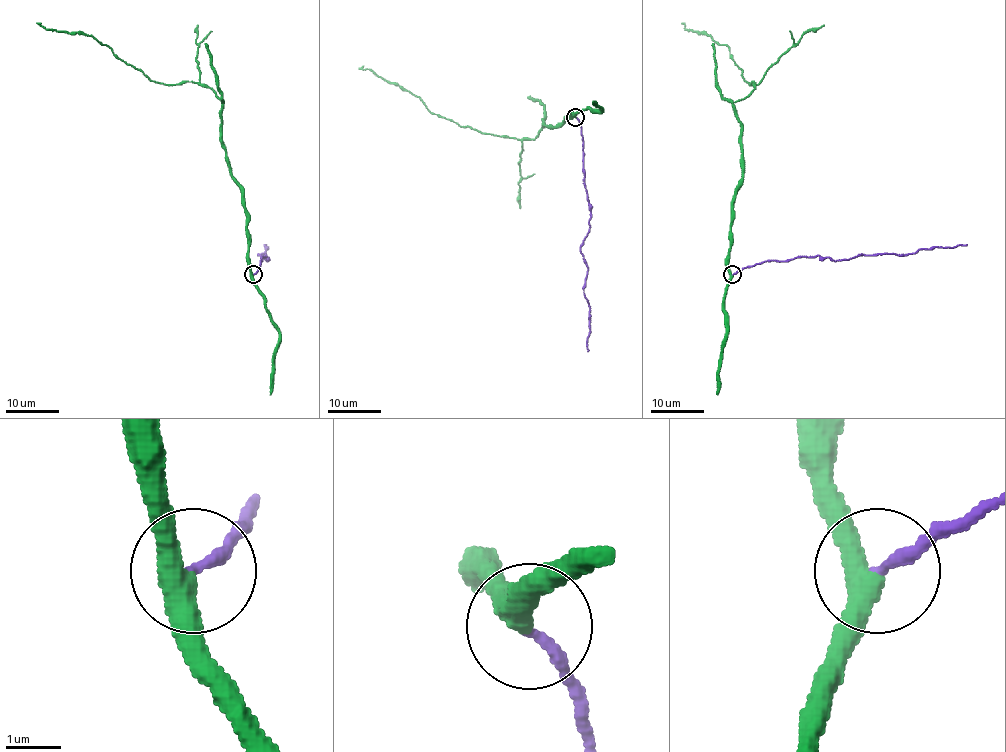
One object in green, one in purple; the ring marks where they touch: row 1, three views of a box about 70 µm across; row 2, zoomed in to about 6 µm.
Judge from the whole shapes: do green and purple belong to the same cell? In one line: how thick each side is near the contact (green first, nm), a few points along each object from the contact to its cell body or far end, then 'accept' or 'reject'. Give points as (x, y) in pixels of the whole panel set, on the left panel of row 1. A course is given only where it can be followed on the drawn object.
calibres 400 and 200 nm; course green (253, 274), (244, 192), (223, 143), (220, 99), (192, 82), (158, 83), (90, 35), (36, 22); course purple (253, 274), (261, 257), (268, 257), (267, 261), (257, 256), (265, 254), (261, 254), (267, 249), (265, 244); accept

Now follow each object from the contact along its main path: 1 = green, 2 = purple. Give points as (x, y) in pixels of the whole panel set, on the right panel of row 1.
1: (732, 274), (731, 209), (742, 180), (732, 103), (755, 85), (727, 46), (683, 22)
2: (732, 274), (766, 261), (801, 257), (827, 257), (835, 261), (856, 256), (912, 254), (919, 249), (967, 244)

